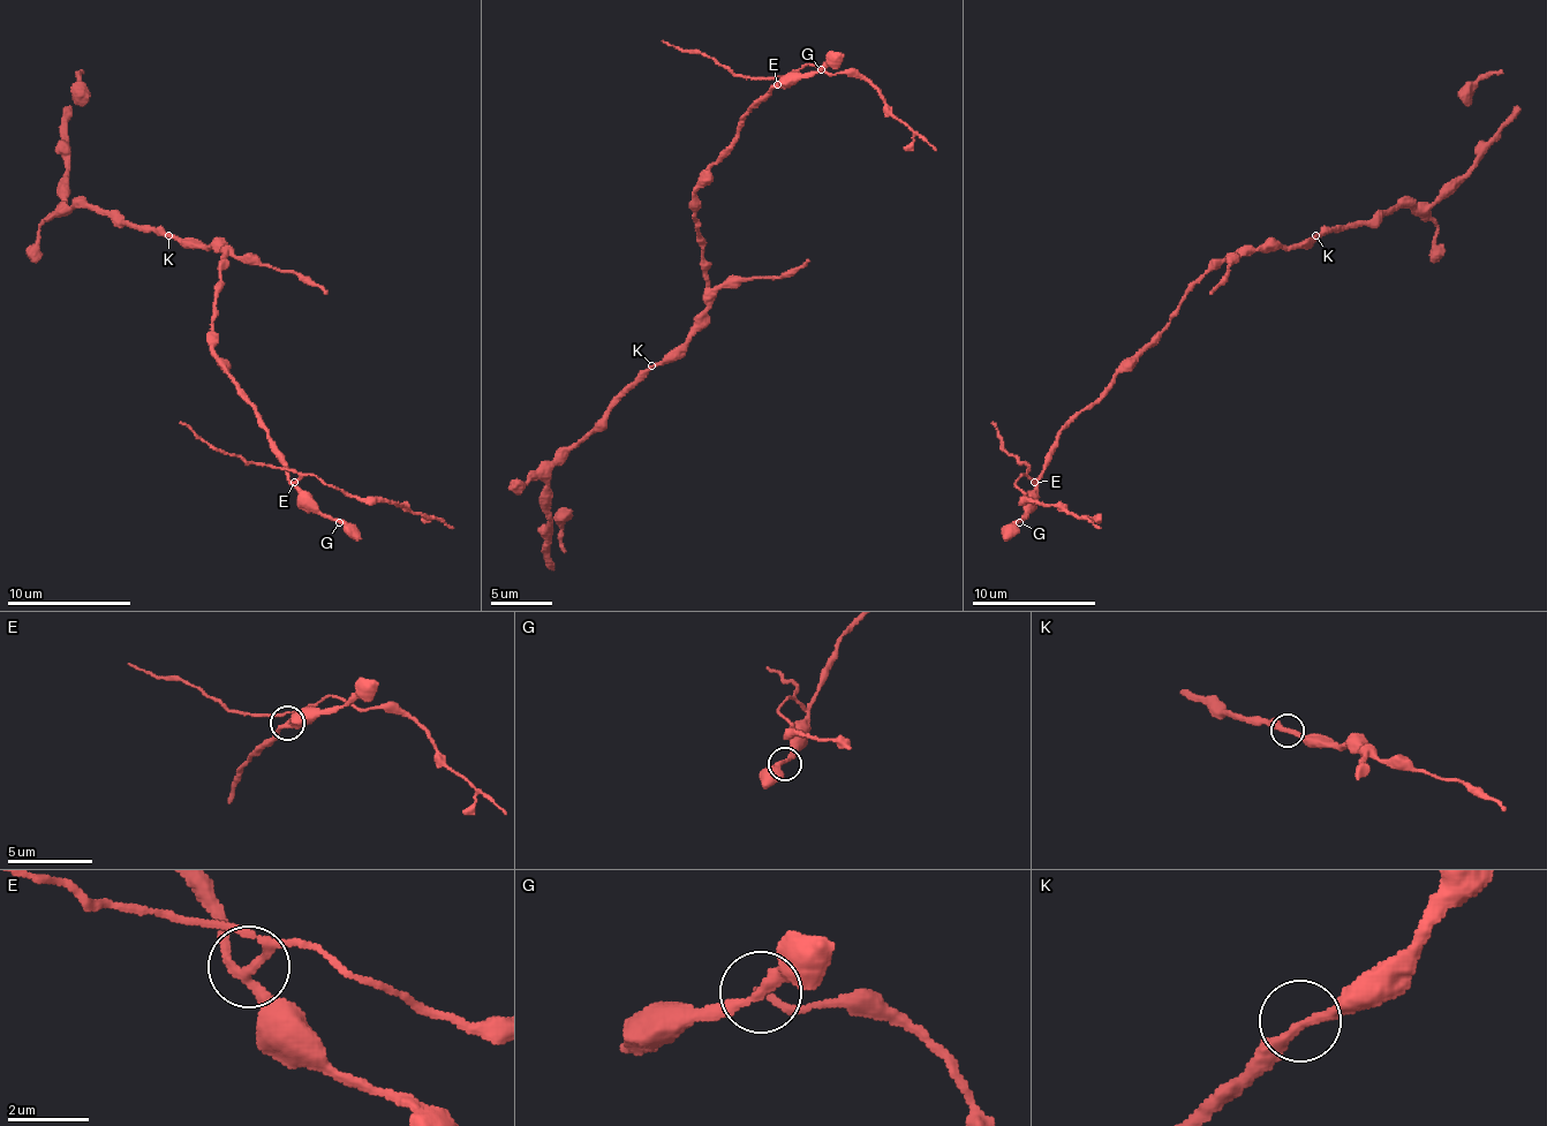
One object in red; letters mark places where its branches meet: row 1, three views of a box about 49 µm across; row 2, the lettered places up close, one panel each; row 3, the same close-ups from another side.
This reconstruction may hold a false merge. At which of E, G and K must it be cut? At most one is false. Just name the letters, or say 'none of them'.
E

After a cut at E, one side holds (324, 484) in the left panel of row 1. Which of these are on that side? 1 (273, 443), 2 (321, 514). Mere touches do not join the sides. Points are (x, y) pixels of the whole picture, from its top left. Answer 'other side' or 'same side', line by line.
1: other side
2: other side

